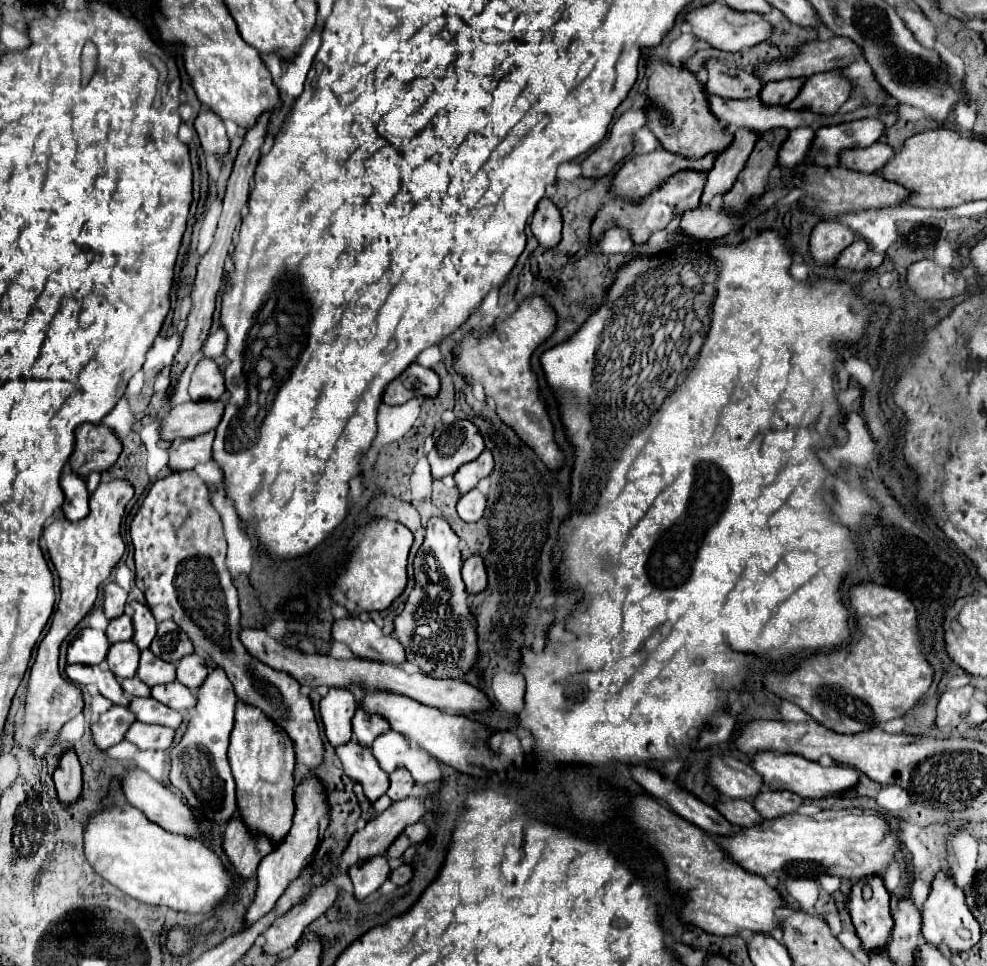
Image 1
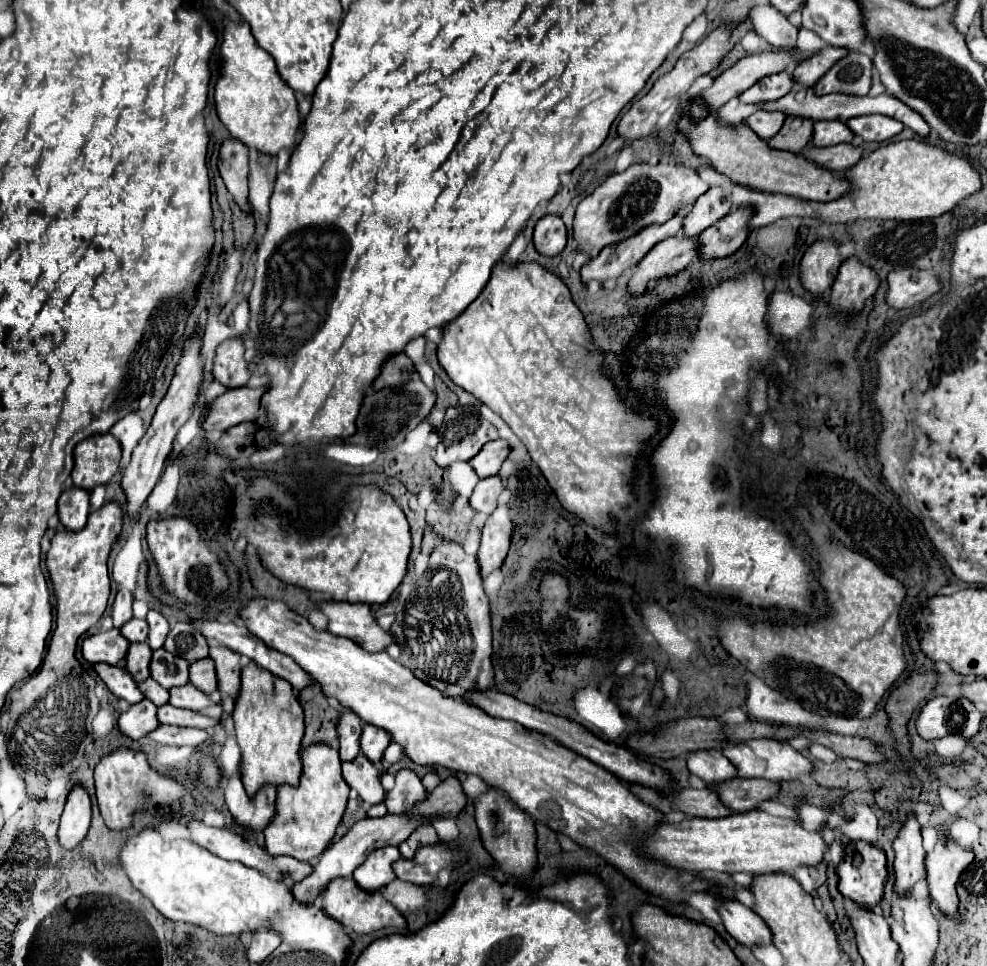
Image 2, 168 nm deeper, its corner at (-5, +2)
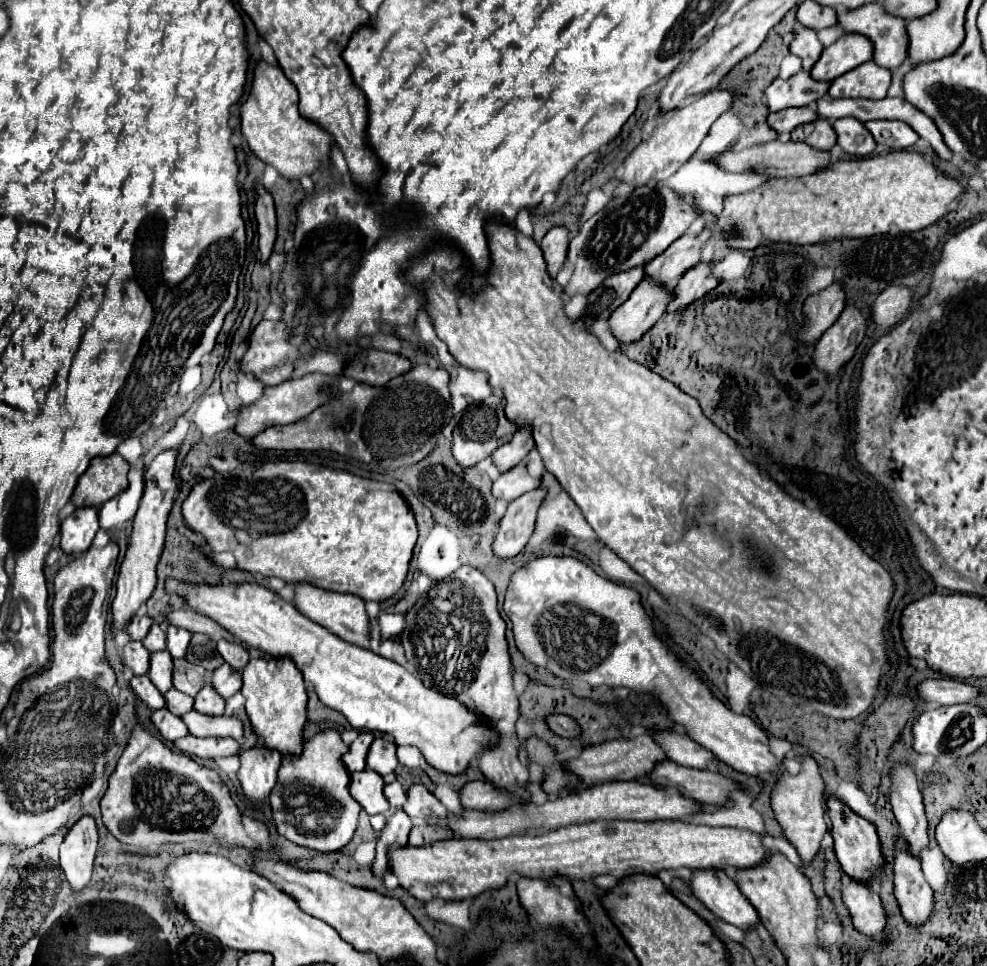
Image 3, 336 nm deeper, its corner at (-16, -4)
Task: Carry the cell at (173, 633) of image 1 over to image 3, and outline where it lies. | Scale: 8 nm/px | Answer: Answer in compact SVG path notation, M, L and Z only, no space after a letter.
M194 633L186 651L186 661L194 665L202 665L206 671L218 669L224 659L220 659L220 653L216 651L216 643L208 635Z

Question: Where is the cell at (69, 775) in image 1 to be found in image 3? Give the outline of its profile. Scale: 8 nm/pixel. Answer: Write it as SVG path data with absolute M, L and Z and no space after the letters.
M84 815L70 827L64 843L60 845L60 867L72 889L82 889L88 883L96 857L96 845L96 819L92 815Z

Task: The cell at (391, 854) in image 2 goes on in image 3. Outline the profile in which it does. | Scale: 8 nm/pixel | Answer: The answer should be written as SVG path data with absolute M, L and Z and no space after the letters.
M396 811L386 823L386 827L380 831L378 843L376 843L376 859L372 863L372 875L378 879L384 879L386 875L392 873L390 869L390 851L398 847L408 845L408 833L412 829L412 821L404 811Z

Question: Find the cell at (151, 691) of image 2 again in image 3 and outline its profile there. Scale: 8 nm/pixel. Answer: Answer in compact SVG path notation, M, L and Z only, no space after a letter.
M176 689L166 691L166 693L164 693L164 699L166 699L166 709L168 709L170 713L178 715L178 717L184 715L184 713L188 713L188 711L192 709L192 703L194 703L192 697L188 697L188 695L184 695L184 693L176 691Z

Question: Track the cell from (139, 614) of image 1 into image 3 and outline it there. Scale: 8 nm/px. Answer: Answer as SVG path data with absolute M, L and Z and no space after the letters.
M168 625L166 629L166 649L172 657L184 657L186 653L186 647L188 647L188 641L190 641L190 631L182 629L182 627L174 627L174 625Z

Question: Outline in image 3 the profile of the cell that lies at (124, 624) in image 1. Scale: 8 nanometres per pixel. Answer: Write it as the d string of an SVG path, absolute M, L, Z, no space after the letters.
M154 623L148 631L148 635L144 637L142 645L152 653L152 651L164 651L166 649L166 633L162 631L162 627L158 623Z

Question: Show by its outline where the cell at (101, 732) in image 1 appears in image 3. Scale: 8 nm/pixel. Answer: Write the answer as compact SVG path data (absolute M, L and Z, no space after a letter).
M168 709L152 711L150 721L152 721L152 725L156 727L156 731L158 731L166 741L176 741L176 739L188 735L188 729L184 727L182 719L176 717L176 715L172 715Z

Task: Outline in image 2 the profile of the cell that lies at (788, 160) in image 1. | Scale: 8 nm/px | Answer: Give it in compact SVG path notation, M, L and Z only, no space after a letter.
M815 121L815 135L811 145L829 147L837 143L851 143L853 137L853 131L847 129L843 121Z

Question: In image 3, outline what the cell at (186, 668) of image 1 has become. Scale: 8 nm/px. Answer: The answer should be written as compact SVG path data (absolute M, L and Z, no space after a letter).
M224 663L210 675L210 685L216 689L218 695L222 695L224 699L230 699L234 693L242 689L242 677L238 671L232 671L228 663Z

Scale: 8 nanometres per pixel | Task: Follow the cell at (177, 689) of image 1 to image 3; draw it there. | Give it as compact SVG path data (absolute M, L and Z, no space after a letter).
M204 685L204 689L194 699L194 709L204 715L222 715L224 699L212 689L212 685Z

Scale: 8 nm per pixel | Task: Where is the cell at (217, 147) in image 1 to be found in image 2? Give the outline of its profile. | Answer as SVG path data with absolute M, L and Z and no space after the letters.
M227 139L221 147L219 155L219 171L221 177L235 199L235 203L241 207L241 211L251 213L251 205L247 201L249 193L249 149L237 141L237 139Z

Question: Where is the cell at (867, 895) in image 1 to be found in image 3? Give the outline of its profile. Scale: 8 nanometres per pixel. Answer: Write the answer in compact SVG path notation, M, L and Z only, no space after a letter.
M830 797L826 801L828 809L830 809L830 821L832 821L832 837L834 837L834 849L836 849L836 857L842 865L842 871L852 877L858 883L868 885L876 875L880 875L882 867L884 867L884 853L882 853L882 845L880 839L876 835L876 829L872 823L868 823L866 819L858 817L850 807L846 807L844 803L840 803L838 799Z

